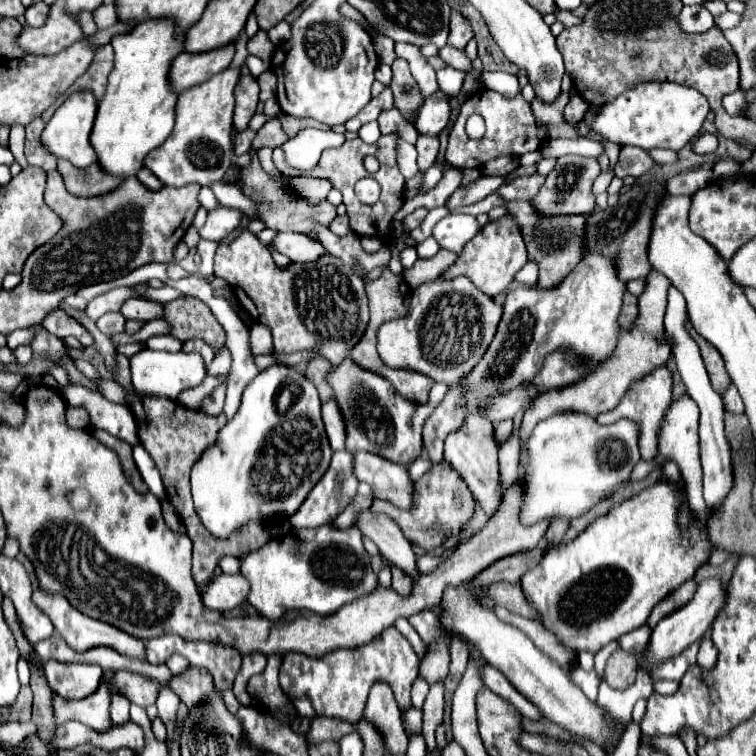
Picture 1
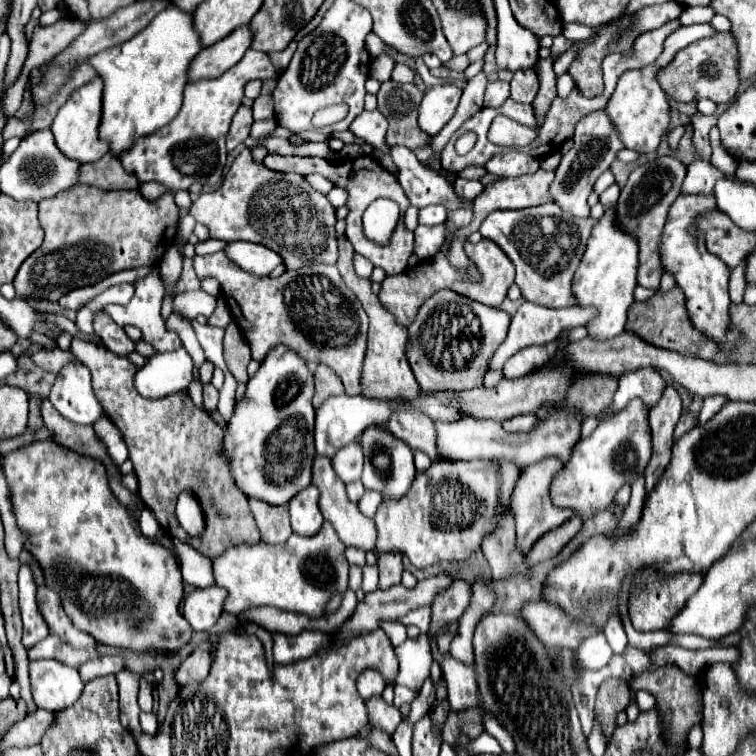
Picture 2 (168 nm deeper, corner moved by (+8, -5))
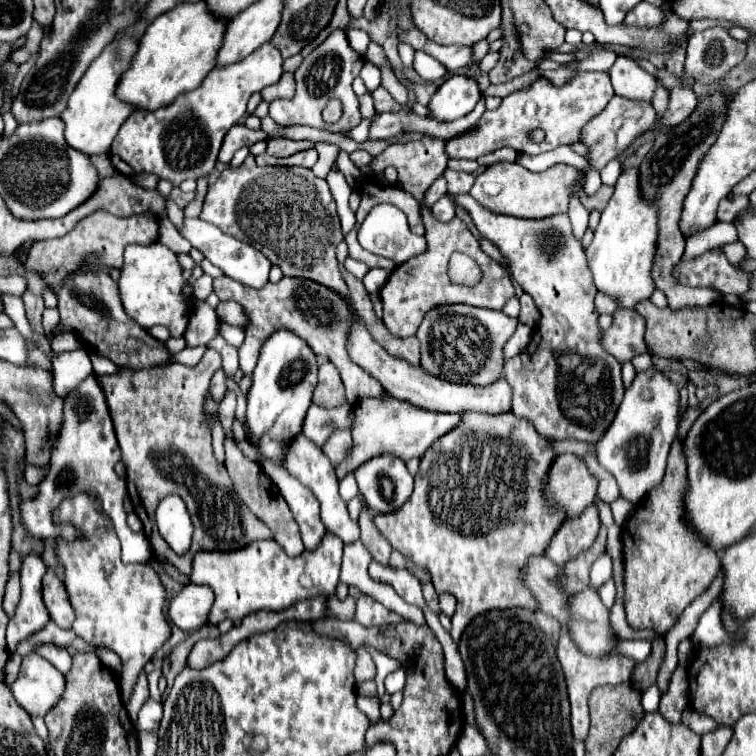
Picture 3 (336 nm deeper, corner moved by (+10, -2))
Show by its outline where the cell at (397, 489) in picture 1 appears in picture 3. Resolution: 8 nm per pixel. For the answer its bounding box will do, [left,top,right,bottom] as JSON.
[324,430,352,468]

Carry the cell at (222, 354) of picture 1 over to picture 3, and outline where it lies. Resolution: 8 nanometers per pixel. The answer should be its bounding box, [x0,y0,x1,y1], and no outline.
[98,350,272,574]

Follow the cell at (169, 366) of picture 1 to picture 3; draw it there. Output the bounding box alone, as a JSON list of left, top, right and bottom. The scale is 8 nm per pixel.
[186,302,218,348]

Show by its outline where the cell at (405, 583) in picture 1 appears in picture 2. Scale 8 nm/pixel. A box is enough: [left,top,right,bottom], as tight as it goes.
[378,551,402,589]

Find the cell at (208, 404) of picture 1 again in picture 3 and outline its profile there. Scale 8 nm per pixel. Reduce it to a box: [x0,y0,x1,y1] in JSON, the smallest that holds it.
[210,370,226,402]

